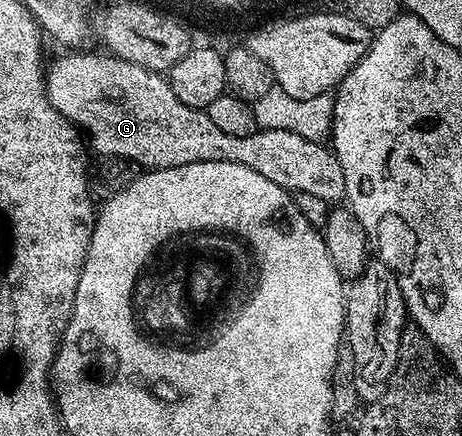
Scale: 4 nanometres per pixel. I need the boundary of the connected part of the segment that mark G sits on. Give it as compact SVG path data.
M92 50L73 51L64 55L68 56L47 69L48 100L66 119L82 130L90 141L93 153L101 152L104 158L126 160L144 170L186 166L194 162L238 162L242 166L250 166L250 170L258 170L262 178L278 182L278 186L293 194L314 194L314 198L329 202L345 199L344 168L331 147L321 141L302 138L302 134L277 128L260 128L254 134L245 136L225 134L223 130L218 130L218 126L214 126L214 122L210 122L207 111L178 102L174 90L159 72L119 60L113 54L95 56Z

